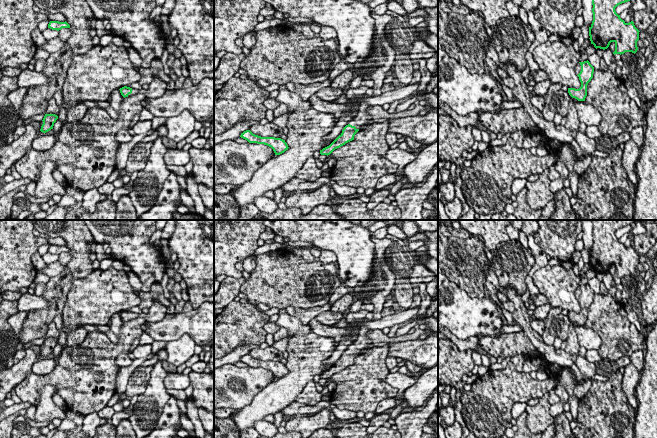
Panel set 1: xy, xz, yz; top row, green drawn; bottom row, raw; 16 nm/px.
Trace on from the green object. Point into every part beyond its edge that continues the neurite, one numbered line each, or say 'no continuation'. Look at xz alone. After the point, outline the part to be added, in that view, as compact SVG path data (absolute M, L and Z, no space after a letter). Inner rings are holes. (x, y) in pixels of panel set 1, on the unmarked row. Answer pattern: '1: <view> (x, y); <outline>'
1: xz (362, 340); M362 326L360 328L360 333L356 341L352 345L349 346L350 349L352 350L361 350L363 349L366 345L370 345L372 341L367 337L366 333L370 329L367 328L366 326Z

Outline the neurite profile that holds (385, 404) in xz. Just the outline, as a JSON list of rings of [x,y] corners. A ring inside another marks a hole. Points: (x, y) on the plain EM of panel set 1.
[[[389,398],[389,399],[383,399],[382,401],[380,401],[376,409],[376,414],[381,414],[390,408],[394,408],[396,406],[395,400],[396,398]]]

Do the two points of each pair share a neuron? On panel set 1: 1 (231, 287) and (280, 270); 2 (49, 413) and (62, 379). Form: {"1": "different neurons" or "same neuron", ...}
{"1": "different neurons", "2": "different neurons"}

